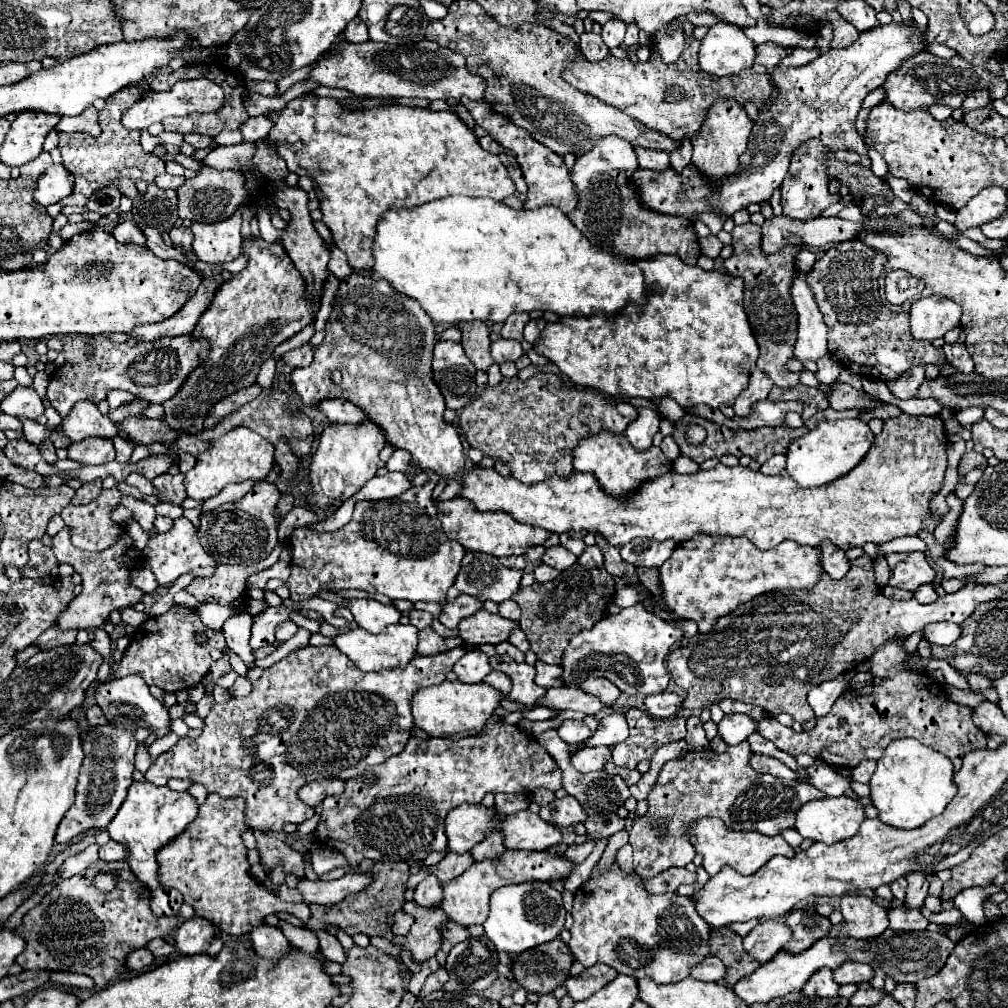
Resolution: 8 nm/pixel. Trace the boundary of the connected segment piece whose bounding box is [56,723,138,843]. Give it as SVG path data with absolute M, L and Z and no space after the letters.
M112 723L104 727L92 727L88 739L86 741L82 739L82 747L86 757L80 767L76 801L64 815L62 823L58 825L56 843L70 843L70 839L74 839L76 835L88 829L104 829L110 823L110 819L118 813L120 805L128 795L128 787L132 785L134 753L138 747L132 729Z

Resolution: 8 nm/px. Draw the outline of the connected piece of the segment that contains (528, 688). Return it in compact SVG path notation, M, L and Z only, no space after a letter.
M506 655L490 657L490 665L512 679L512 691L508 693L510 701L516 701L524 707L536 707L538 701L544 697L546 689L534 683L534 667L526 663L516 663Z

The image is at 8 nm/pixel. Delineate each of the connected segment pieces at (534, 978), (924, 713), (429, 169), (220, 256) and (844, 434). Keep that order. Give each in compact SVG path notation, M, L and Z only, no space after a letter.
M554 939L514 957L512 977L524 989L546 995L568 979L572 963L574 955L570 947L562 939Z
M890 641L890 645L882 645L882 649L878 649L878 653L874 653L872 657L872 675L882 679L881 683L875 685L873 693L869 695L862 695L858 693L859 689L847 689L844 695L840 695L836 699L836 703L832 705L830 713L820 717L820 721L816 723L814 729L810 731L802 731L802 733L796 733L794 729L790 727L784 727L780 725L776 719L772 717L766 717L758 723L758 733L772 741L780 751L786 751L790 755L810 755L810 757L816 757L816 759L822 759L824 763L828 765L840 765L840 767L854 767L858 765L860 761L864 759L880 759L882 757L882 751L886 749L886 745L894 739L902 739L902 737L912 737L912 739L918 739L926 745L932 745L932 749L944 753L954 769L958 771L960 769L960 759L968 753L968 751L974 751L974 749L984 749L986 747L986 739L984 739L984 733L972 723L970 715L972 715L972 709L970 707L964 707L964 705L958 705L954 701L948 699L948 695L942 691L942 689L936 689L936 681L924 673L914 673L914 671L904 671L902 667L902 661L908 657L908 653L902 649L900 641Z
M312 93L300 95L296 99L292 99L286 109L282 109L280 113L270 113L268 115L274 121L274 127L270 131L270 139L276 143L276 151L280 153L280 157L288 163L288 169L296 175L306 175L312 177L314 181L314 189L316 189L316 197L320 199L320 211L322 211L322 221L326 223L326 227L330 229L332 237L334 237L334 245L338 249L342 249L350 261L350 267L354 271L368 271L374 267L374 255L372 255L372 239L374 239L374 231L376 231L376 223L380 219L380 215L384 215L390 209L408 209L408 207L418 207L424 203L430 203L434 199L442 199L446 195L466 195L466 197L490 197L496 201L504 201L506 197L516 193L516 187L512 183L512 179L508 177L508 169L504 167L504 163L498 159L498 155L492 155L488 151L484 151L474 135L472 129L466 129L466 125L462 125L462 121L458 121L458 117L454 117L454 113L450 111L430 111L430 109L416 109L416 107L378 107L378 109L364 109L364 111L346 111L340 109L336 99L328 99L328 97L316 97Z
M242 203L240 209L234 213L234 217L218 221L218 223L192 223L190 229L194 233L192 249L198 255L198 259L206 263L224 263L236 259L242 249L242 235L240 235L240 225L242 225L242 209L248 205Z
M836 419L836 421L820 421L806 437L790 443L786 453L786 471L800 487L818 487L832 483L846 473L850 473L870 451L874 443L874 435L870 427L858 419Z

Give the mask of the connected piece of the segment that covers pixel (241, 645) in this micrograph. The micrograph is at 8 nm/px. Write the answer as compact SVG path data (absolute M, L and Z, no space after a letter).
M250 613L234 615L222 627L228 649L232 649L248 665L248 669L252 669L254 663L256 663L254 651L248 645L248 641L250 641L250 629L252 629L252 615Z

